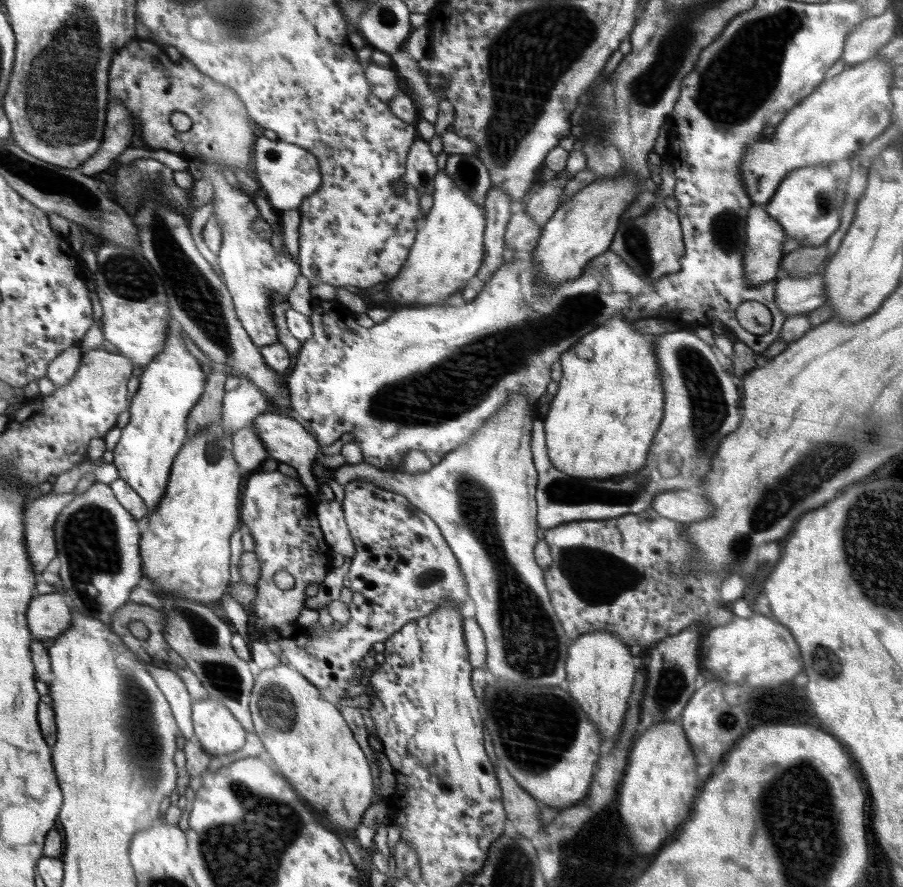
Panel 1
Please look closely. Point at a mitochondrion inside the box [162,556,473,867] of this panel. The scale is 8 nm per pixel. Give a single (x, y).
(224, 677)

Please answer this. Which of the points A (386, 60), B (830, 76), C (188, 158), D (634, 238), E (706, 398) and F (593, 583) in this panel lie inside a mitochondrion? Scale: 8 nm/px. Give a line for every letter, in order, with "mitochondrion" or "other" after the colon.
A: other
B: other
C: other
D: mitochondrion
E: mitochondrion
F: mitochondrion

